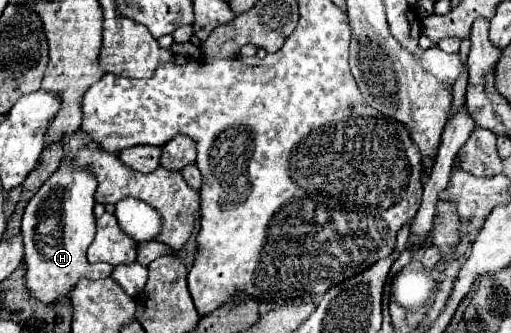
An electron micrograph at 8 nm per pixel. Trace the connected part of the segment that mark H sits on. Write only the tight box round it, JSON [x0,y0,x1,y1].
[23,129,113,303]

